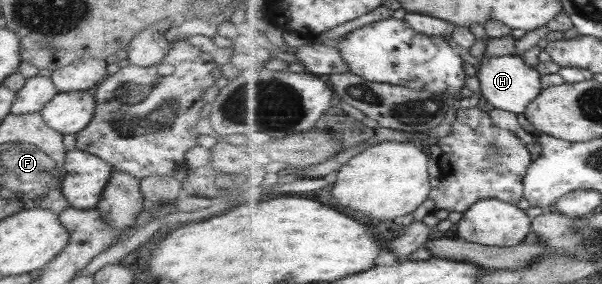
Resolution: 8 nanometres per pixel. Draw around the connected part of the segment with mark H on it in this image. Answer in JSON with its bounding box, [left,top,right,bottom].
[477,55,543,115]

